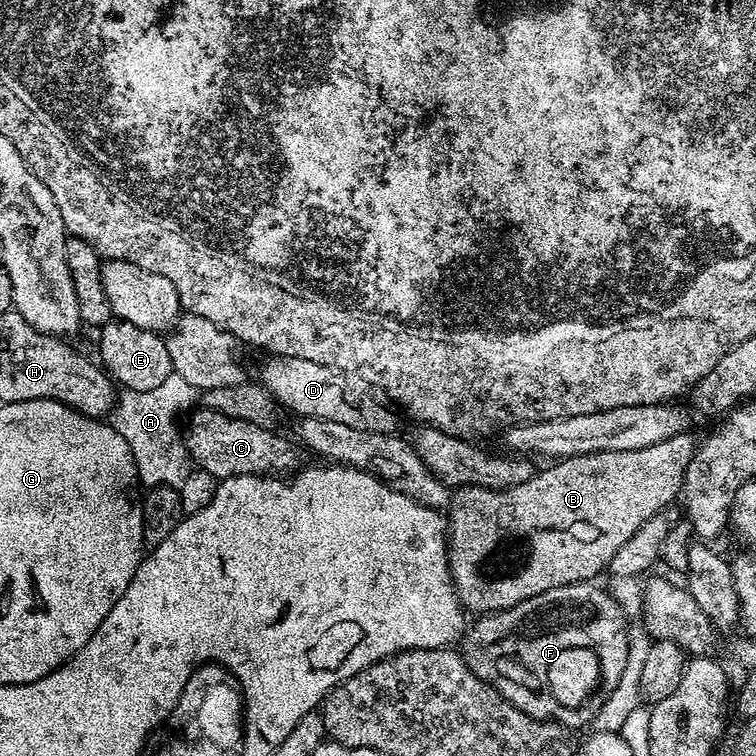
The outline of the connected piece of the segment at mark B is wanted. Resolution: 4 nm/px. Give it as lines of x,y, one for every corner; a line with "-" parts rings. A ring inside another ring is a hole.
688,432
678,434
674,438
666,438
666,442
658,442
642,450
622,450
621,452
591,452
585,456
566,456
559,462
552,462
548,469
537,471
530,482
522,482
522,486
513,488
473,488
461,486
455,489
451,497
450,539
448,541
448,568
452,571
452,583
456,585
456,596
460,600
461,609
472,614
487,614
501,612
510,606
518,606
518,602
526,602
526,598
534,598
538,594
546,594
546,590
554,590
567,584
582,584
597,579
596,575
607,569
610,558
618,554
620,548
625,548
633,534
644,525
649,518
663,513
664,507
672,499
681,495
684,486
684,475
692,461
694,440

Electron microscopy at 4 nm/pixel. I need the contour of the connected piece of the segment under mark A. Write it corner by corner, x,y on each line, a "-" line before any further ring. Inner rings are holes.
173,372
154,390
121,391
112,405
110,423
122,438
126,438
126,446
130,446
130,454
134,454
134,466
140,475
141,485
155,486
170,484
178,486
187,478
190,471
188,448
184,444
181,425
176,425
180,411
191,402
194,389
186,384
182,374

